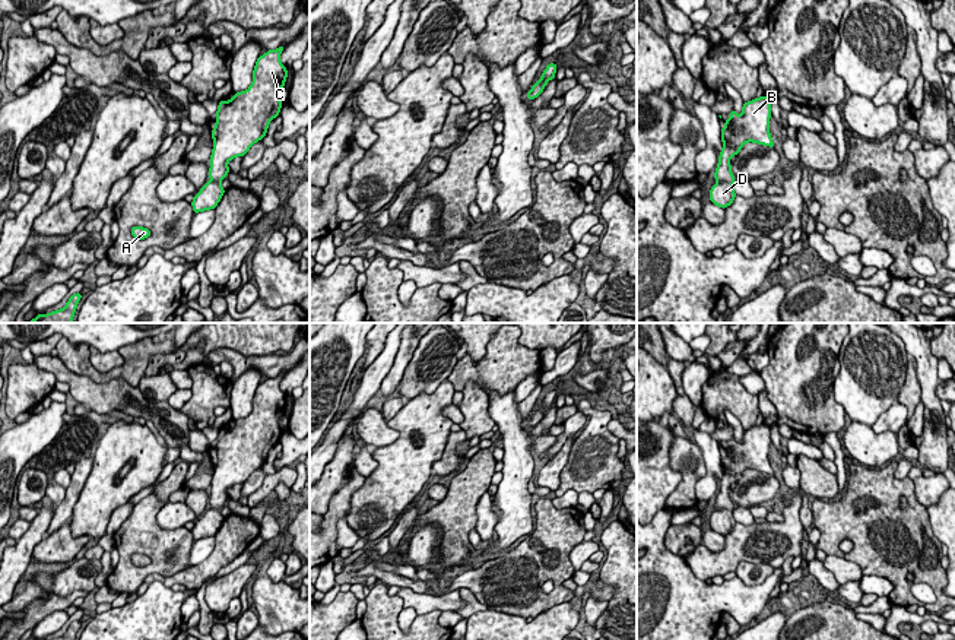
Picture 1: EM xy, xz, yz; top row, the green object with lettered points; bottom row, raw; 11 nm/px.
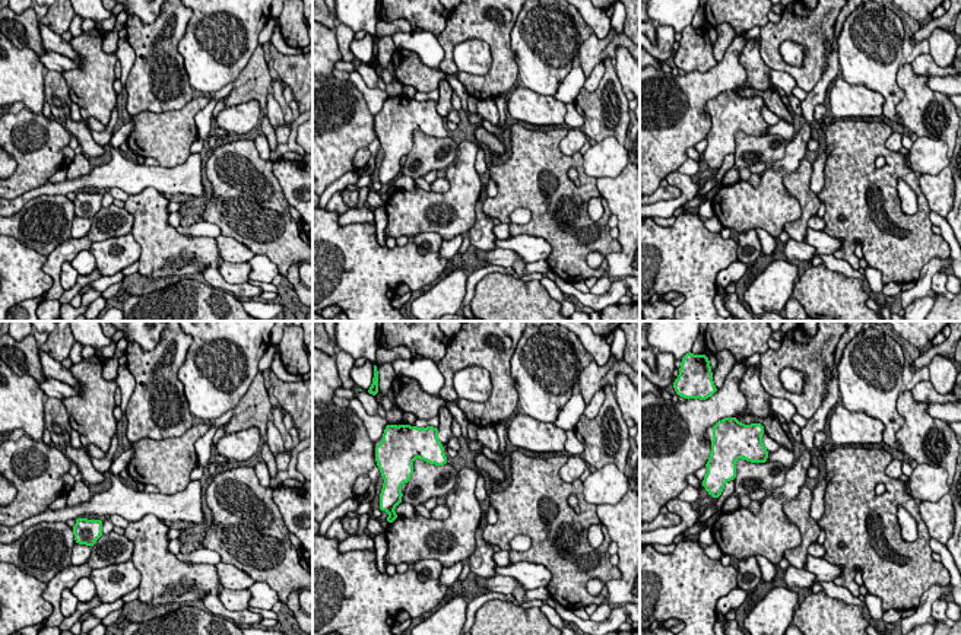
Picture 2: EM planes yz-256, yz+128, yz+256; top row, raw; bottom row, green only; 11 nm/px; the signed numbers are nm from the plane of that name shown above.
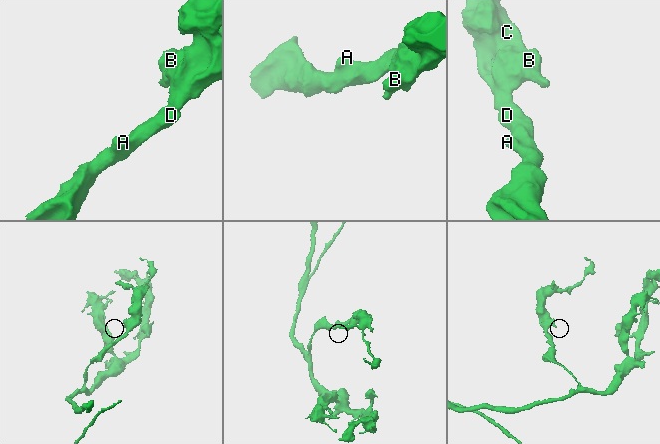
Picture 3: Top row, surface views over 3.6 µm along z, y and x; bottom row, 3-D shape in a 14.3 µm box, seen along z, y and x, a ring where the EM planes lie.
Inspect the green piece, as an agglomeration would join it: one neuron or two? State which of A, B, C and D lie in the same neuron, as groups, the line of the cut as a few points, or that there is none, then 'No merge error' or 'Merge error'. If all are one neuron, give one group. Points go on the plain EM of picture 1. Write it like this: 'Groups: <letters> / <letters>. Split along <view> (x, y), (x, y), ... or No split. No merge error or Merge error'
Groups: A B C D. No split. No merge error

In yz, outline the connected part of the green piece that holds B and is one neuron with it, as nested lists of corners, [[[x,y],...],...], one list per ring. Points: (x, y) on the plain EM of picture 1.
[[[767,424],[743,430],[742,441],[730,438],[730,446],[721,453],[723,476],[718,484],[714,506],[717,510],[710,517],[710,527],[718,535],[726,536],[737,523],[733,517],[735,503],[730,495],[730,485],[737,484],[742,473],[748,469],[774,475],[768,457],[771,444],[771,431]]]

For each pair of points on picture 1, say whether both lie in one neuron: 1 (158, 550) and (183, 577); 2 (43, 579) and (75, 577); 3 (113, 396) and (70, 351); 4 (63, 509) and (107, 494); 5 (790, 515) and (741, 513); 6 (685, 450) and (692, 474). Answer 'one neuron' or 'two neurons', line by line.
1: two neurons
2: one neuron
3: two neurons
4: two neurons
5: two neurons
6: one neuron

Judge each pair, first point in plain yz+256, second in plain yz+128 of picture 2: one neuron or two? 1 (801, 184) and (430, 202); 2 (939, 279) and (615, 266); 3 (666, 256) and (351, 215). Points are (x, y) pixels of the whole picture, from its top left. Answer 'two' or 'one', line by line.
1: two
2: two
3: two

